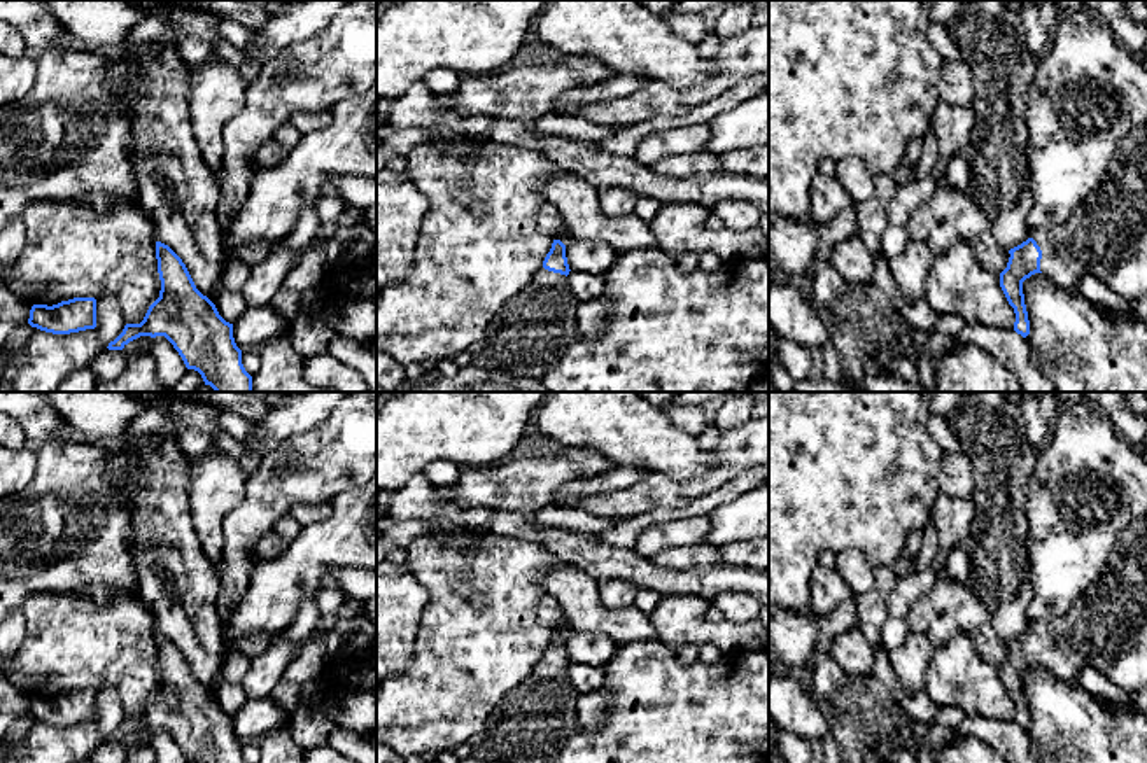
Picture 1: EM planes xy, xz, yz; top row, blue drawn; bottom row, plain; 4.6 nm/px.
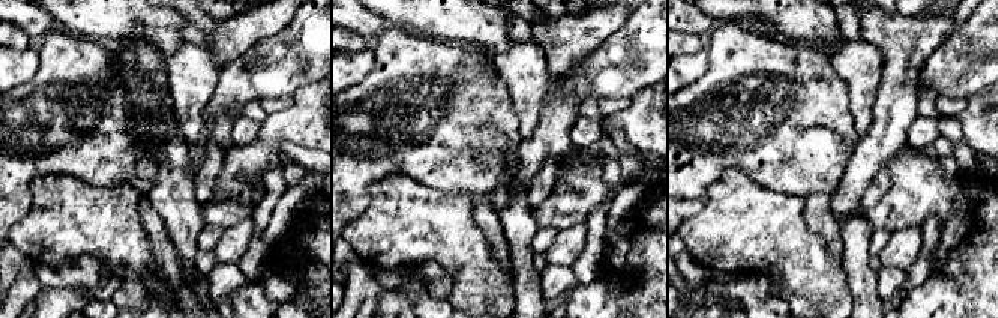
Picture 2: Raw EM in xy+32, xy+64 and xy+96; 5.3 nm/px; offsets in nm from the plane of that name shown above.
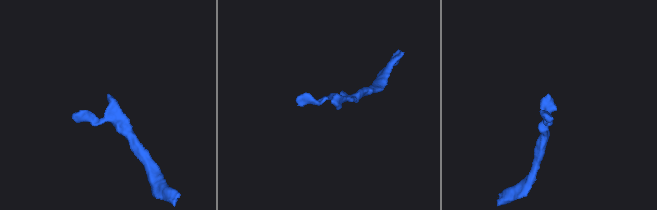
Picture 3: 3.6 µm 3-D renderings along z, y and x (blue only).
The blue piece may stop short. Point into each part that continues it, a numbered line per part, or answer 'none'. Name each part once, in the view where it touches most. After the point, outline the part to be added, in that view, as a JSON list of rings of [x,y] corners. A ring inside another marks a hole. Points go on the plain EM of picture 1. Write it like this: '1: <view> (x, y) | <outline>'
1: yz (1100, 627) | [[[1147,513],[1135,516],[1117,537],[1107,564],[1093,584],[1070,606],[1068,612],[1058,620],[1031,621],[1031,628],[1042,642],[1040,663],[1061,681],[1073,681],[1084,668],[1093,667],[1105,676],[1114,663],[1131,649],[1138,628],[1147,621]]]

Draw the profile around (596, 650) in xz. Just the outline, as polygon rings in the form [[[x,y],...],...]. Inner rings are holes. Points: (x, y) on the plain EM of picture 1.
[[[566,623],[557,628],[566,637],[569,662],[604,668],[618,651],[618,644],[601,634],[574,632]]]

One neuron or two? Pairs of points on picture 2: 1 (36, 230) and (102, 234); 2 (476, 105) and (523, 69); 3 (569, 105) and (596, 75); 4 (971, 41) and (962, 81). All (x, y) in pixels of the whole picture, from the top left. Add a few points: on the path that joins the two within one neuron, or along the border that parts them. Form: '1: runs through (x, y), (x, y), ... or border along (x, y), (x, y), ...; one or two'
1: runs through (53, 230), (86, 230); one
2: border along (492, 66), (506, 84), (517, 116); two
3: border along (575, 62), (556, 81), (556, 93), (580, 102); two
4: runs through (971, 51), (971, 57), (962, 66), (962, 71); one

